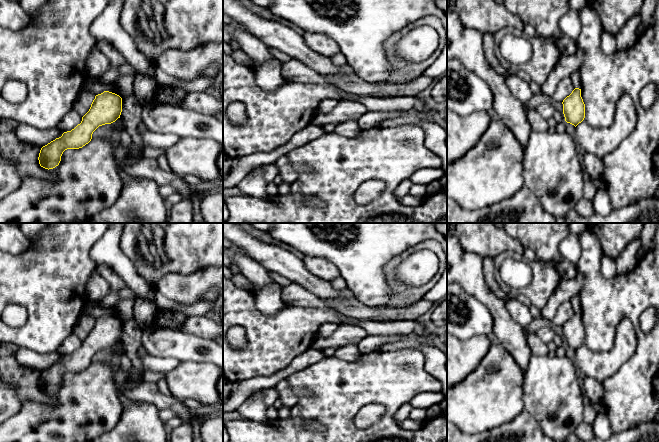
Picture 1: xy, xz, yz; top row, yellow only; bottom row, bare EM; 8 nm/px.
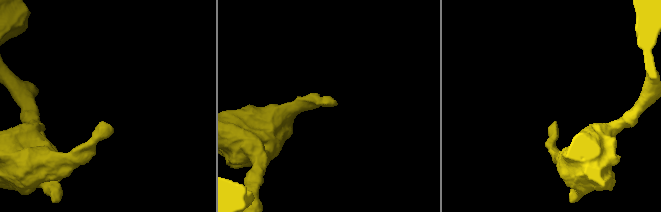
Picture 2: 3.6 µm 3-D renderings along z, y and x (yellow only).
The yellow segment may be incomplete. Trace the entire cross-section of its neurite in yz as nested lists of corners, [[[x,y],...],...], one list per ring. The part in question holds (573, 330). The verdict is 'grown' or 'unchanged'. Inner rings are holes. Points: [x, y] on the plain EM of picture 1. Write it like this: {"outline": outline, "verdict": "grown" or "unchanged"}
{"outline": [[[580,296],[572,297],[570,302],[575,313],[562,326],[563,338],[565,345],[576,351],[585,342],[585,328],[581,321]]], "verdict": "grown"}

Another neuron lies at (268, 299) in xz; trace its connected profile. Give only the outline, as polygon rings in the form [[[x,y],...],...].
[[[277,283],[264,286],[256,292],[256,307],[264,315],[273,316],[283,309],[281,287]]]

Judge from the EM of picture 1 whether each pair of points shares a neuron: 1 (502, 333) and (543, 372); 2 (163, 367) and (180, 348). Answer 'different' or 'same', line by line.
1: different
2: different

